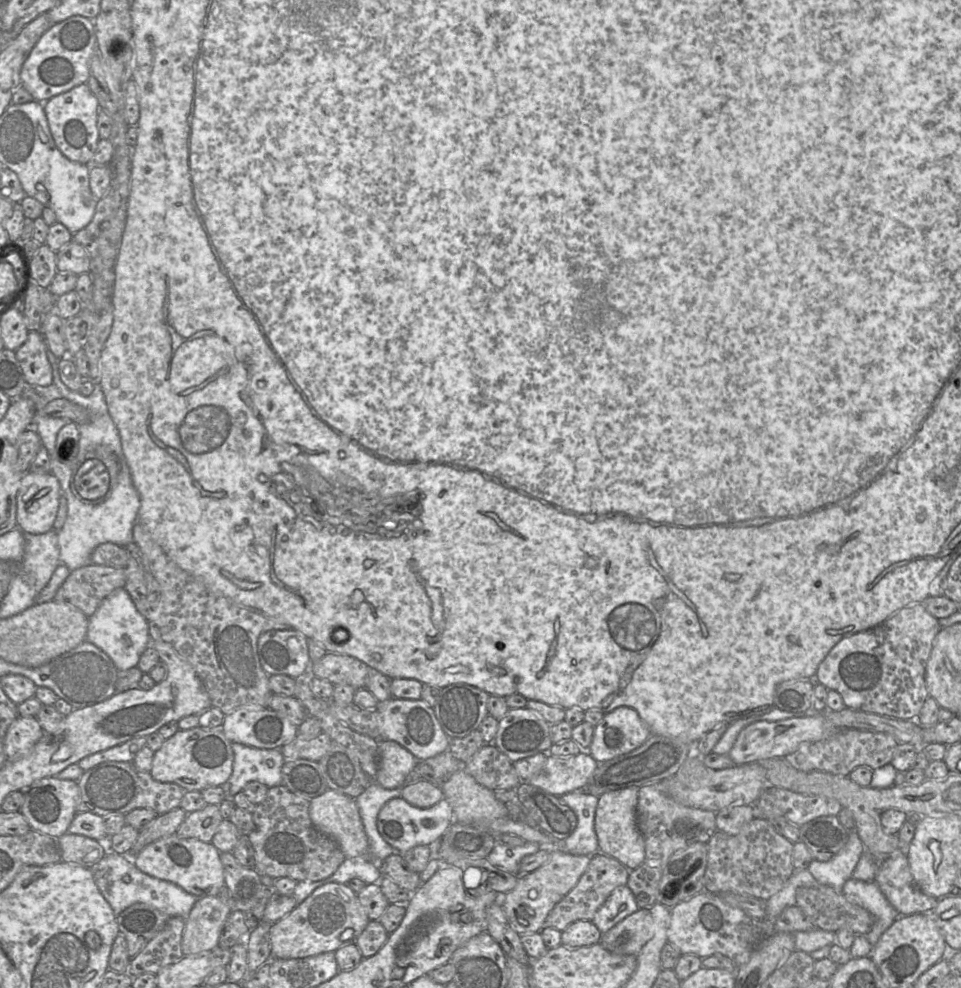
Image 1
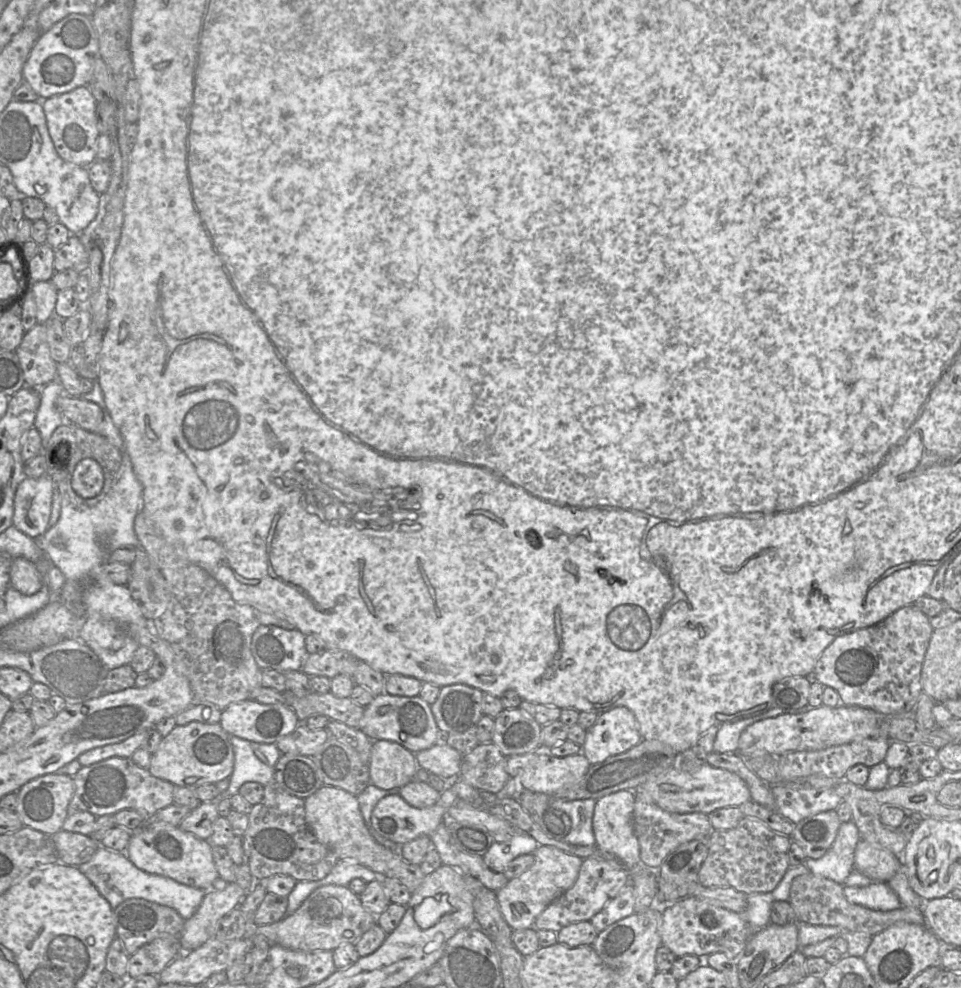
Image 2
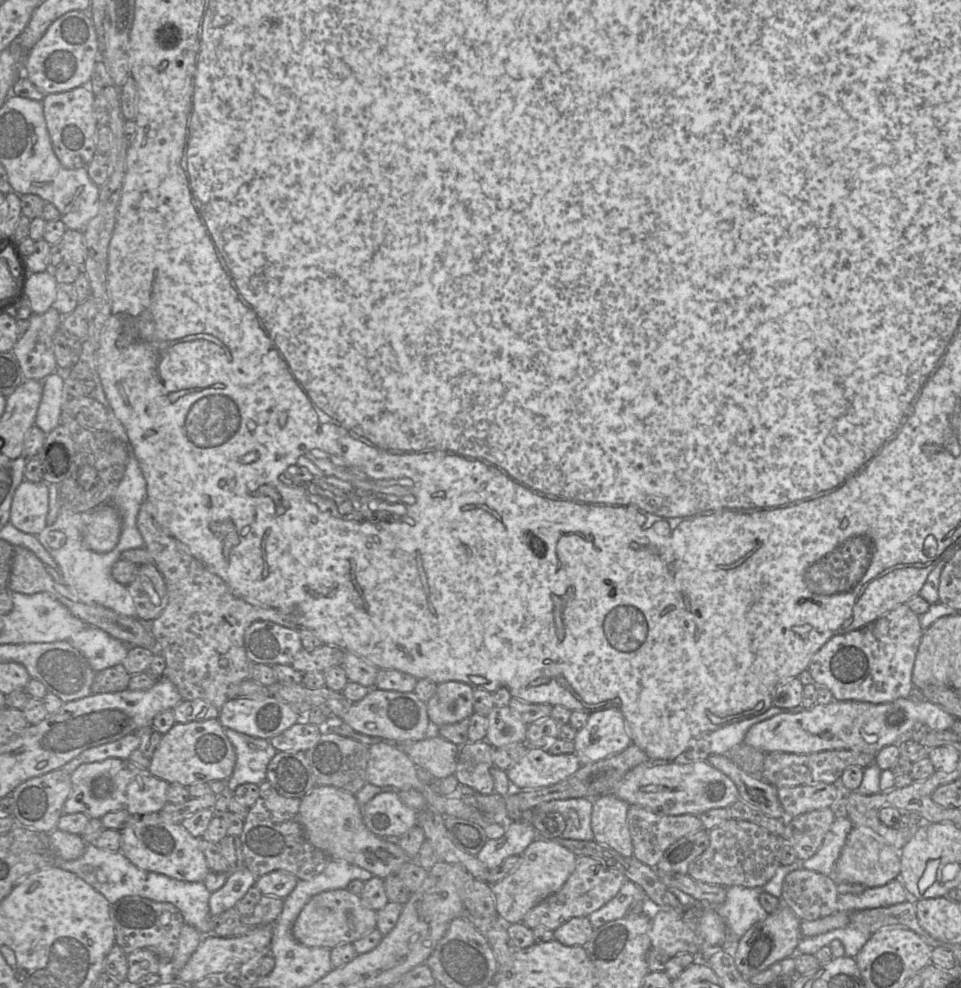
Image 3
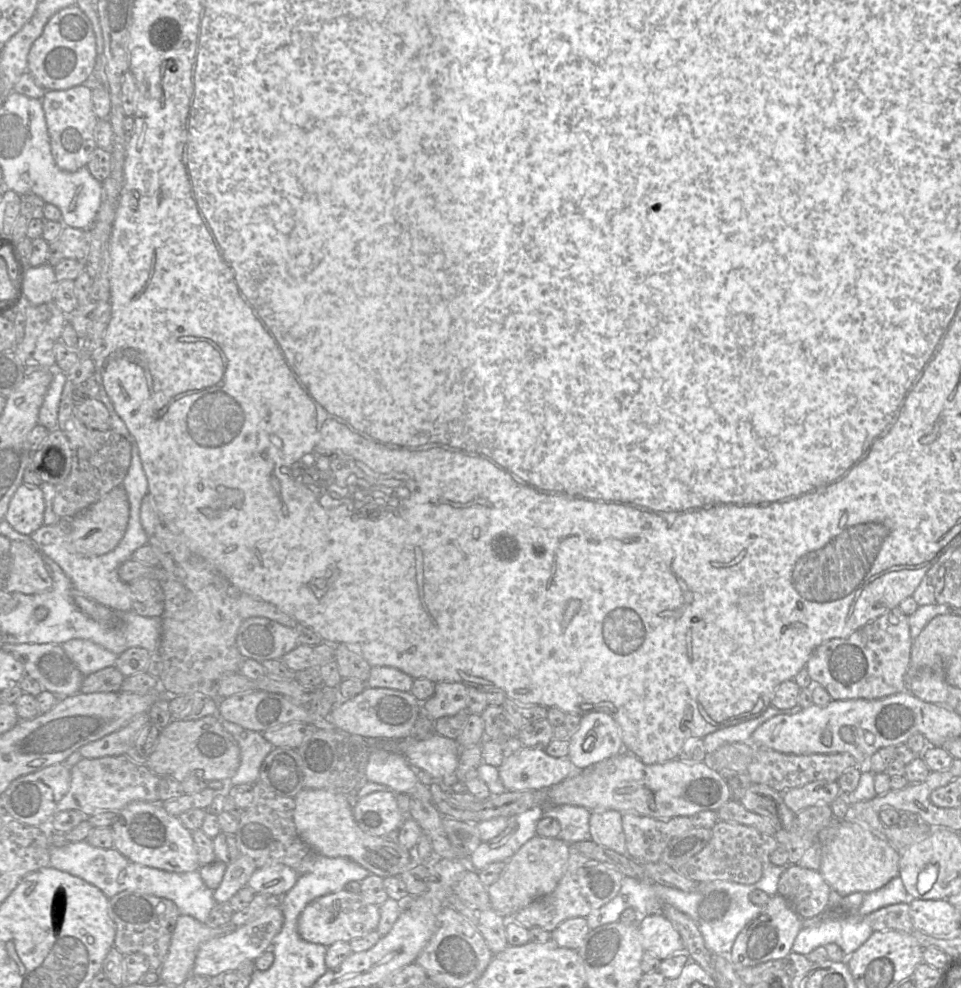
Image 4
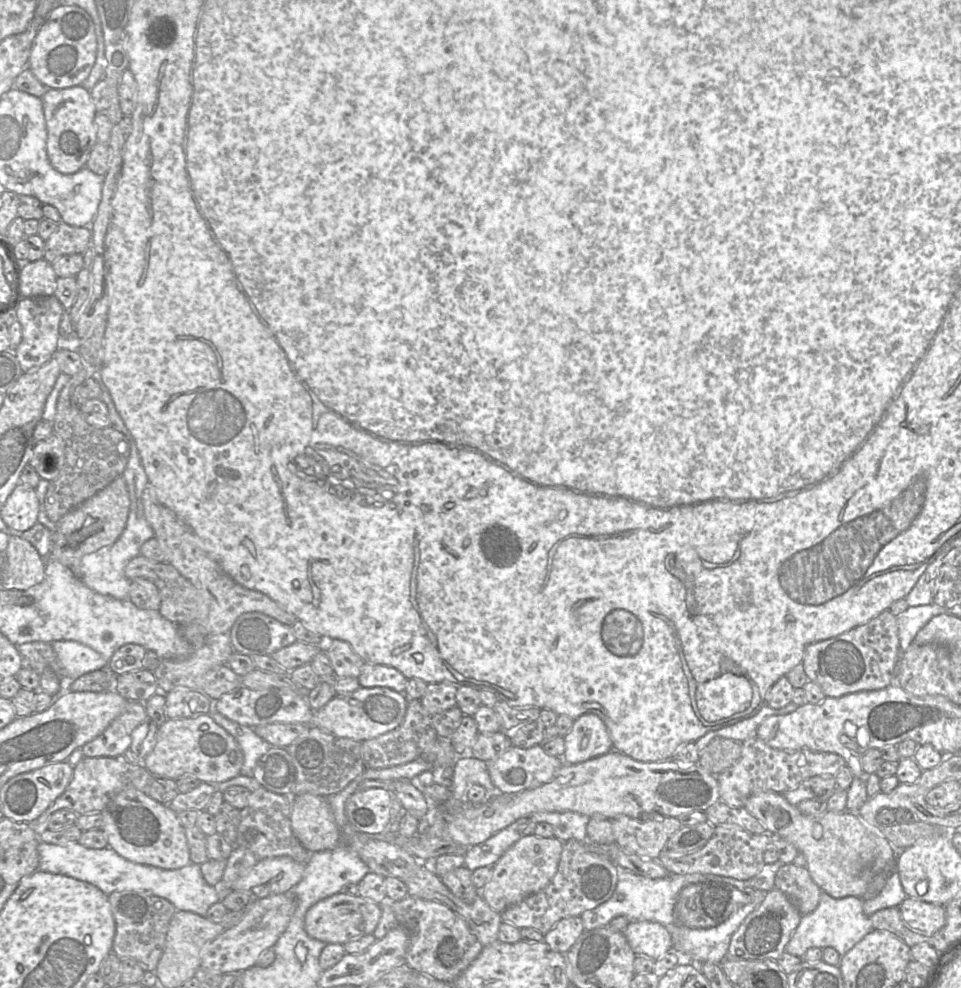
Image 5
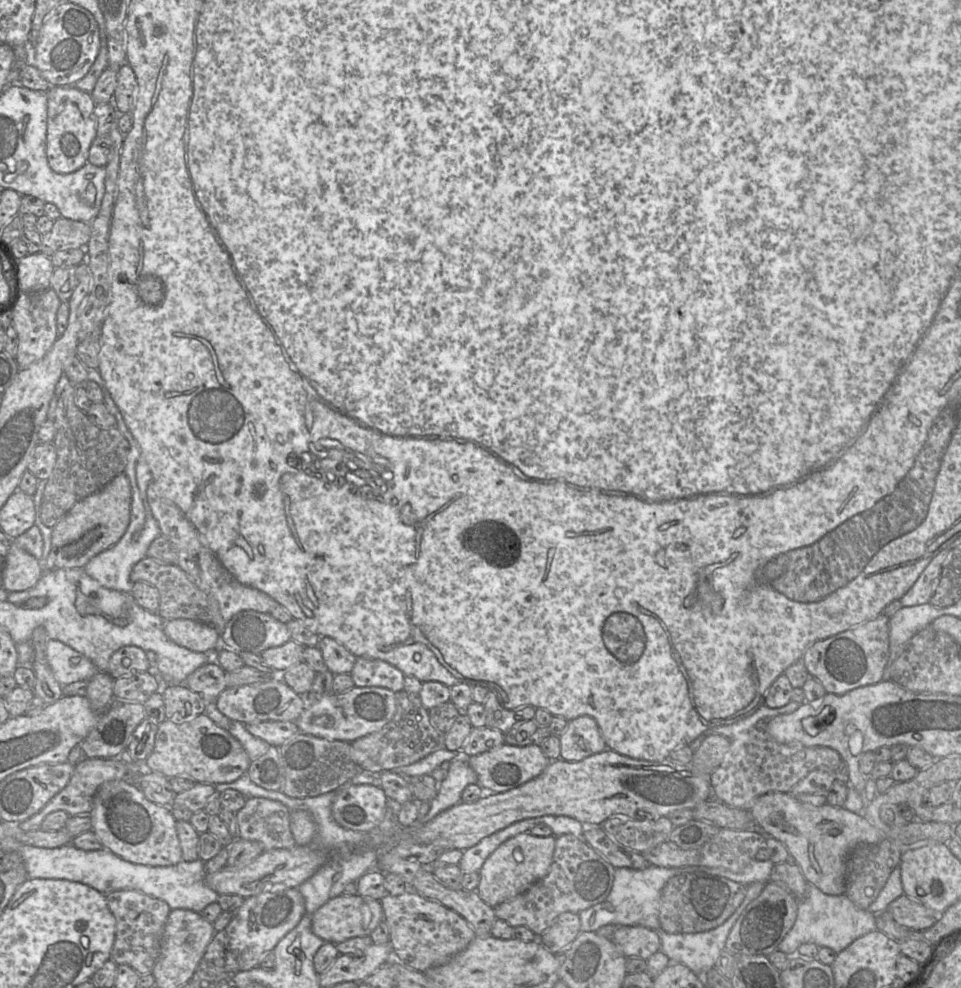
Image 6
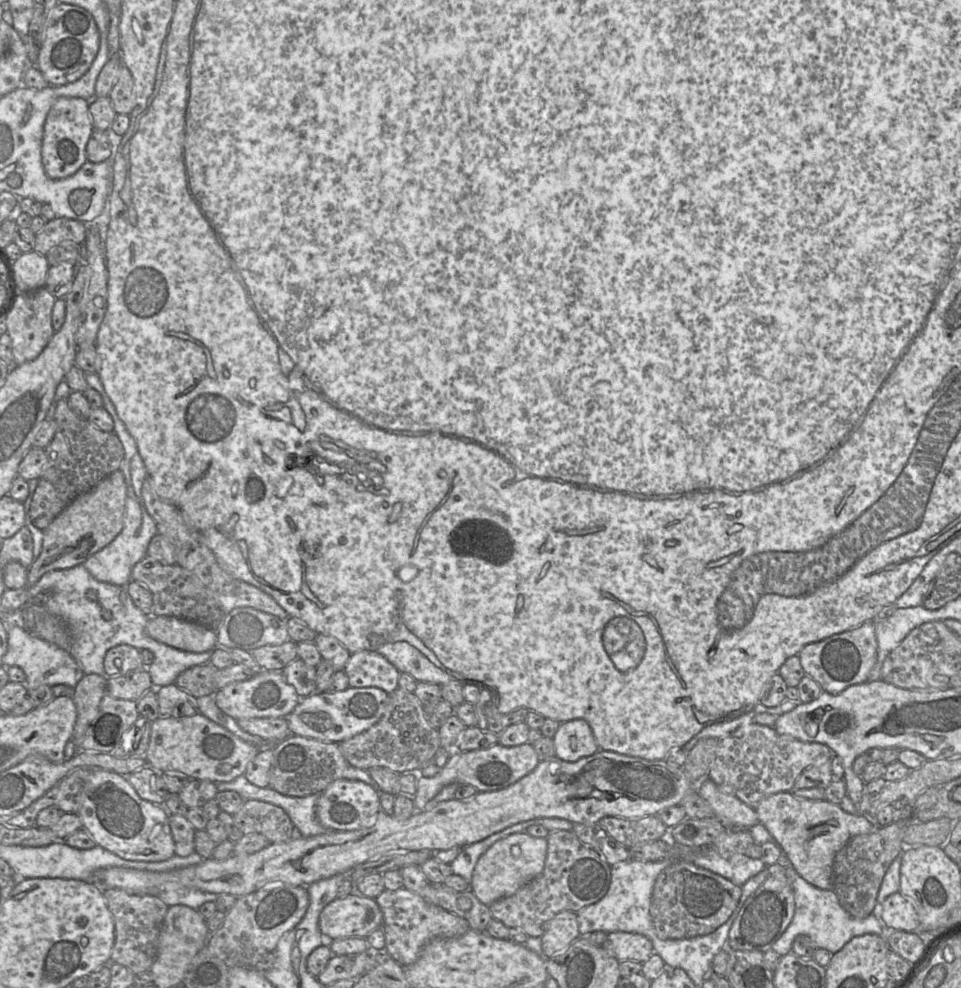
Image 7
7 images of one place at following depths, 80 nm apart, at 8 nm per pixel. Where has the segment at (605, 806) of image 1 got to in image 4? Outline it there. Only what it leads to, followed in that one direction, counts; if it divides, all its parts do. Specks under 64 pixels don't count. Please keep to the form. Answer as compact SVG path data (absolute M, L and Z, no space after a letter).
M616 810L592 812L589 825L592 840L595 843L627 855L621 812Z

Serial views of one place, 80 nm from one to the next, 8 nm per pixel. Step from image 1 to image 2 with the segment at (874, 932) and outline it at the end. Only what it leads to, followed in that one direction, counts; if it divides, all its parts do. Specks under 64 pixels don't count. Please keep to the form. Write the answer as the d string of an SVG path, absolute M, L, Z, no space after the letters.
M872 882L864 887L844 886L843 894L850 903L872 910L889 911L902 906L887 882Z

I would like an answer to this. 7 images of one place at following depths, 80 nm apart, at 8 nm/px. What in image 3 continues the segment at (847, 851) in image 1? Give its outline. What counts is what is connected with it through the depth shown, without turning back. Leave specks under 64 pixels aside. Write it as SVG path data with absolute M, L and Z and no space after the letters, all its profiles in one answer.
M848 817L836 818L818 851L811 858L803 861L804 869L834 878L835 864L853 827Z

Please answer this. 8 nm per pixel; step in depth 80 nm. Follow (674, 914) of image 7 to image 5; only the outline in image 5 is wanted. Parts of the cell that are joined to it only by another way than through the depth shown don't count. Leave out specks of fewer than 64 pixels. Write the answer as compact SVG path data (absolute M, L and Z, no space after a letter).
M723 882L694 883L684 887L675 904L675 921L688 928L710 928L726 921L740 907L748 904L757 890L747 887L738 889Z

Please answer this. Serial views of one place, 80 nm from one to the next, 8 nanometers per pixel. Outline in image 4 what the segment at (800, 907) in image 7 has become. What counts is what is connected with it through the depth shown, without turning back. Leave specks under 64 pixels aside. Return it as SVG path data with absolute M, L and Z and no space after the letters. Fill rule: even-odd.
M831 890L829 909L823 913L818 925L801 928L792 945L792 952L807 955L819 946L835 943L842 949L844 955L851 955L873 933L872 928L864 921L864 916L860 916L857 913L864 895L865 893L863 892L854 892L847 896L841 896L836 891ZM835 908L845 912L830 914L830 911Z

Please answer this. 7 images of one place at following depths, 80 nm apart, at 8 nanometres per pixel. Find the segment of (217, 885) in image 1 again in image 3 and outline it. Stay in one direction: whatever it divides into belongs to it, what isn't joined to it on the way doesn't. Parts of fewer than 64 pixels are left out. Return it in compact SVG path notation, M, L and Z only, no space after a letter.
M157 812L131 817L121 830L120 851L140 869L181 881L203 882L210 871L200 847L200 838L192 836L181 824L162 819Z

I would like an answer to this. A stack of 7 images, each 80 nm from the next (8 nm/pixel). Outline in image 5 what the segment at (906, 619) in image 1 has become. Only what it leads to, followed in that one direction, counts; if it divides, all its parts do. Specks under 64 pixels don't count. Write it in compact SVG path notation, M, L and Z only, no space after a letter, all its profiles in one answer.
M883 611L869 622L836 637L810 644L804 652L803 667L809 680L817 683L828 697L883 689L895 682L900 659L896 616Z

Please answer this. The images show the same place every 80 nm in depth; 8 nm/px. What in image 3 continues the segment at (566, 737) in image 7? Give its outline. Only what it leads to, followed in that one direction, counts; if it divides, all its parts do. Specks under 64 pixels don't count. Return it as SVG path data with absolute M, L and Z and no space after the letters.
M617 709L593 712L574 740L575 754L582 765L624 751L632 744L623 714Z

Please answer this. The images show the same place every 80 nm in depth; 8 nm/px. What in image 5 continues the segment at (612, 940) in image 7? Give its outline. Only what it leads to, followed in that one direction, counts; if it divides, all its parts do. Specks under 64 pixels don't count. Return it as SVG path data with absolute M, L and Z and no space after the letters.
M633 921L623 931L635 954L658 959L672 950L672 938L666 927L652 921Z

